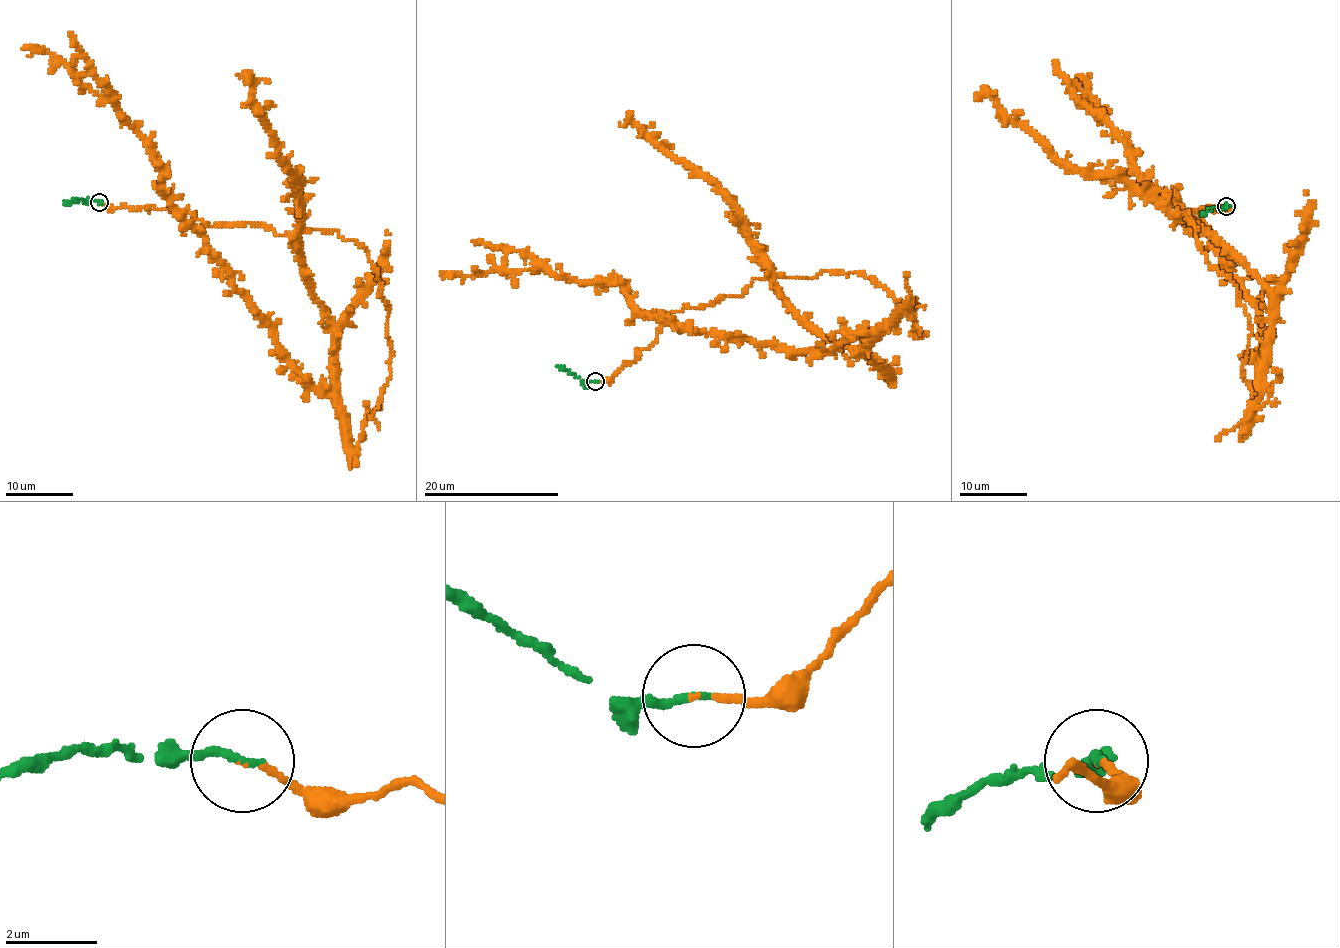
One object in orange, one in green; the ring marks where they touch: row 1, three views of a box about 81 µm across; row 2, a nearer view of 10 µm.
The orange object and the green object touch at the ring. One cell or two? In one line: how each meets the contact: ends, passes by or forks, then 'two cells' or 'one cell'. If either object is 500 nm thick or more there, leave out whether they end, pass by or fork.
orange ends | green ends | one cell

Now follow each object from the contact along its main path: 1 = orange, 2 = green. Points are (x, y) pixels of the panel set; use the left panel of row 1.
1: (99, 201), (357, 241), (388, 310), (390, 379), (372, 414), (377, 428)
2: (99, 201), (76, 200), (63, 205)

